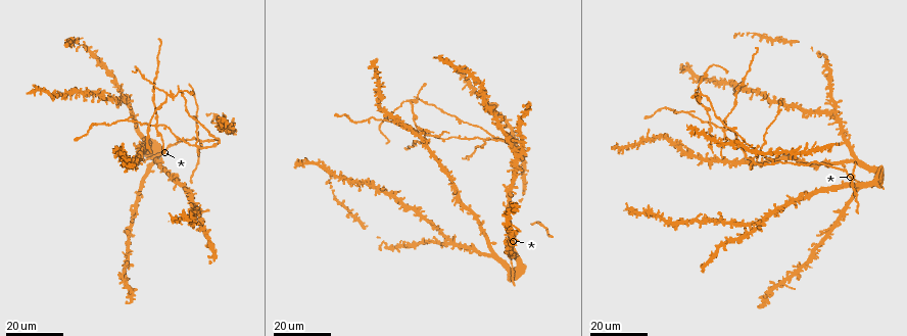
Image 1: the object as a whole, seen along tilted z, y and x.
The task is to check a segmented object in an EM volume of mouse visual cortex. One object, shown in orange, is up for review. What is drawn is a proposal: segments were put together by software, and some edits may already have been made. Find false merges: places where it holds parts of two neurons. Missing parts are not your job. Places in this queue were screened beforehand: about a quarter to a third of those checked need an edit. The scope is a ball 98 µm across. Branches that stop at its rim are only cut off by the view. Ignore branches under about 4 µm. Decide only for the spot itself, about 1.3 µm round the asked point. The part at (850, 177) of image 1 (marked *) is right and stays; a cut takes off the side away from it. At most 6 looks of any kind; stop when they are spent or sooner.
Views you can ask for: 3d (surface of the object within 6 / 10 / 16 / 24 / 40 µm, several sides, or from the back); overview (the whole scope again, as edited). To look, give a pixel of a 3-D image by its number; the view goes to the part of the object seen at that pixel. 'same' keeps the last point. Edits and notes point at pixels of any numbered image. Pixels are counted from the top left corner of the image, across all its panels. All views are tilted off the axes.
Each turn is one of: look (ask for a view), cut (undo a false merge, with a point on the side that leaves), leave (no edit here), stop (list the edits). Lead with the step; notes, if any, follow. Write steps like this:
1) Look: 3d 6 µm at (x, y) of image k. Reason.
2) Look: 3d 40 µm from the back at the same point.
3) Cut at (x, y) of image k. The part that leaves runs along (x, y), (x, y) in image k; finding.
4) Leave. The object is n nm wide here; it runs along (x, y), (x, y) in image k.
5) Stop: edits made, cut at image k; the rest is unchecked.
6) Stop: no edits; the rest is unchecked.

Look: 3d 24 µm at (150, 158) of image 1. Three-way junction.

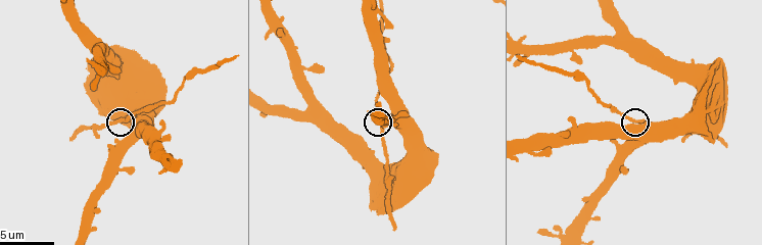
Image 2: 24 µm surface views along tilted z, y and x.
Look: 3d 10 µm at (635, 120) of image 2.

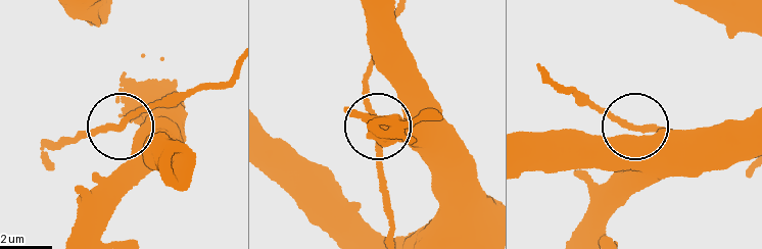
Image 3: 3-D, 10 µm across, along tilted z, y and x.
Look: 3d 10 µm from the back at (117, 129) of image 3.

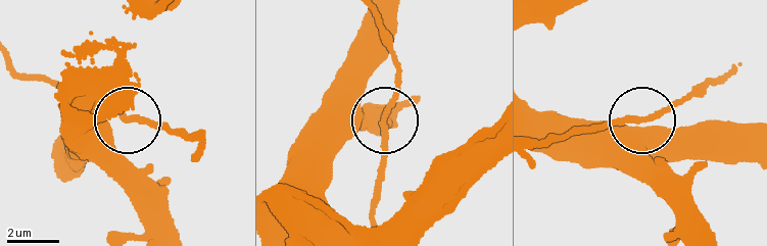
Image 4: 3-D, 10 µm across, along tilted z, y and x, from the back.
Leave. 3 arms meet here; it runs along (19, 74), (57, 80), (131, 117), (165, 120) in image 4; all the same neuron.

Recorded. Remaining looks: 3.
Look: 3d 24 µm at (196, 146) of image 1. Small branch off a trunk.

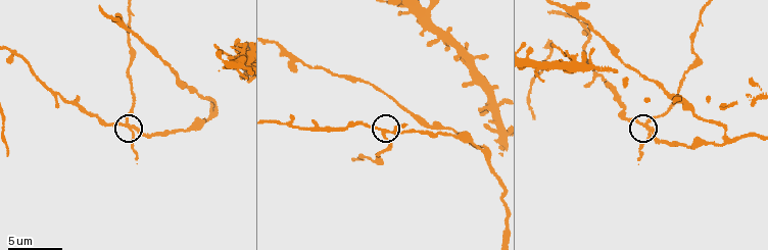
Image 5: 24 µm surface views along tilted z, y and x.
Look: 3d 10 µm at (648, 124) of image 5.

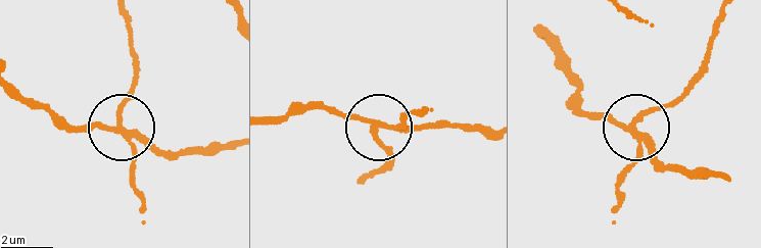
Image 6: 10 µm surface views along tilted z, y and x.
Cut at (131, 170) of image 6. 3 arms meet here; a second neuron is stuck on.

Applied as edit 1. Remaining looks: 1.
Stop: edits made, cut at image 6; the rest is unchecked.

